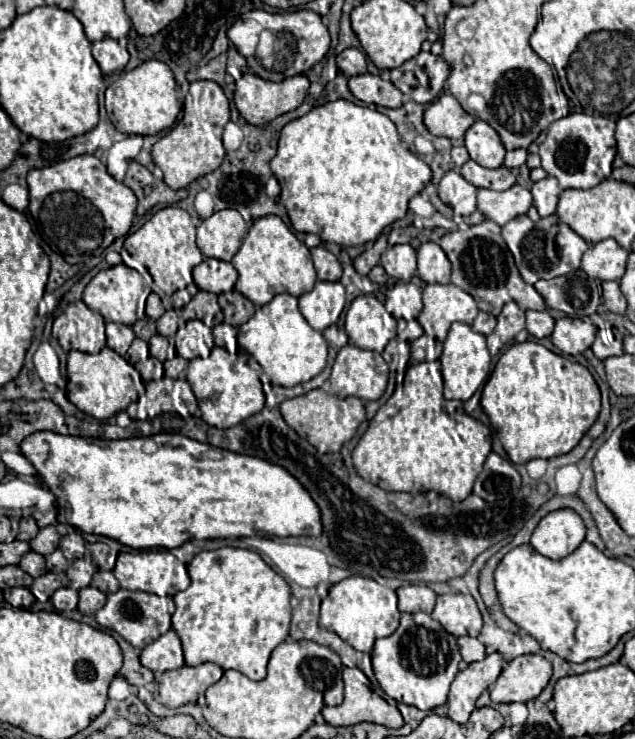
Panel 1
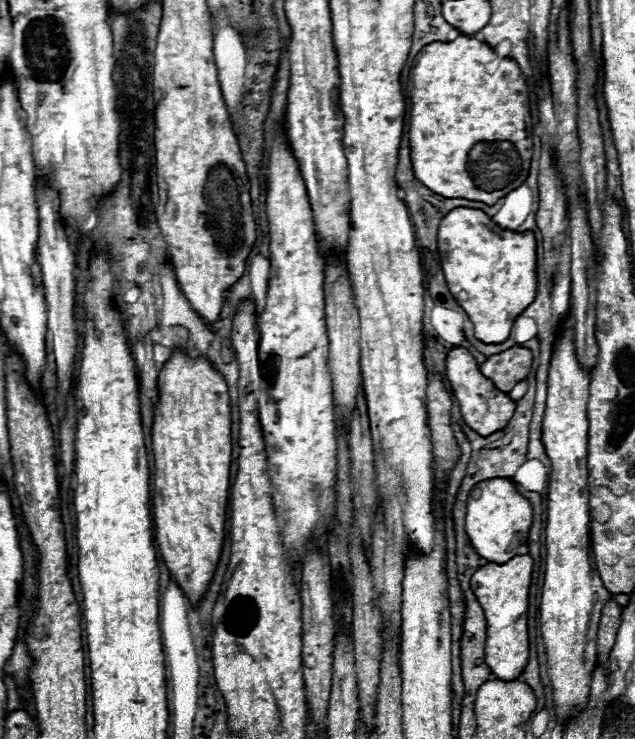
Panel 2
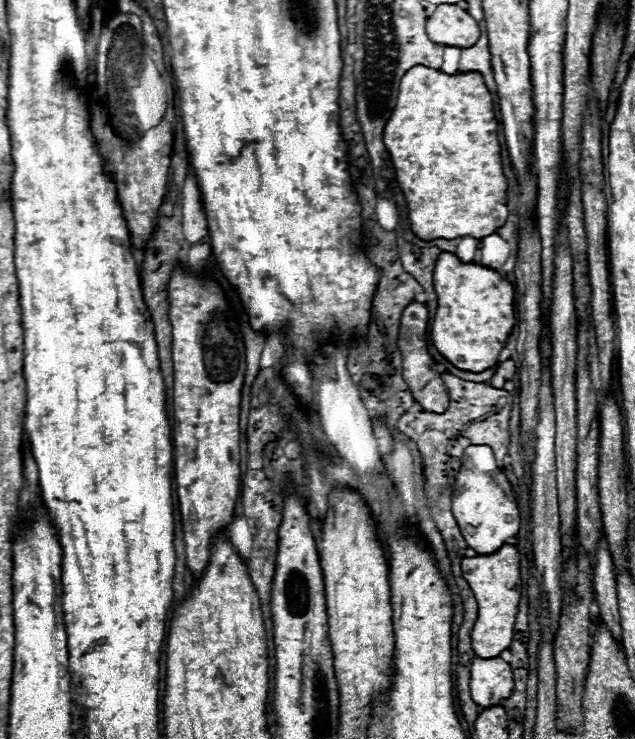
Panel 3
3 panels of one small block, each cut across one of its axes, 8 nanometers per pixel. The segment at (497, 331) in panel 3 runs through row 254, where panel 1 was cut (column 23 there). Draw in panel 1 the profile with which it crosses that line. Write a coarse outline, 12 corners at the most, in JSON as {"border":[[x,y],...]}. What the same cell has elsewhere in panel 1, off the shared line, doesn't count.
{"border":[[182,434],[20,442],[58,522],[136,550],[320,536],[284,468]]}

